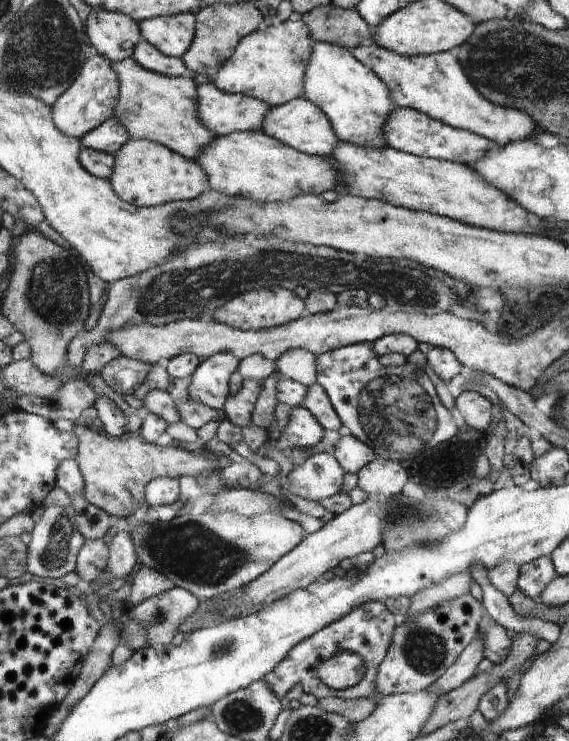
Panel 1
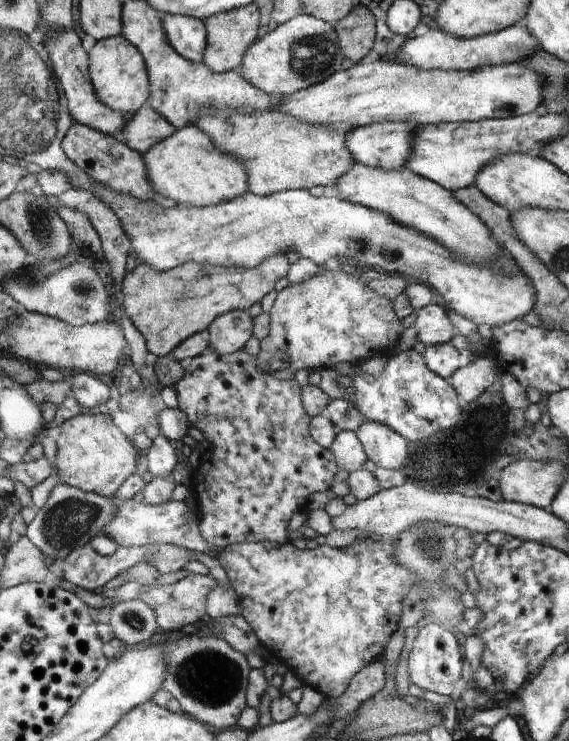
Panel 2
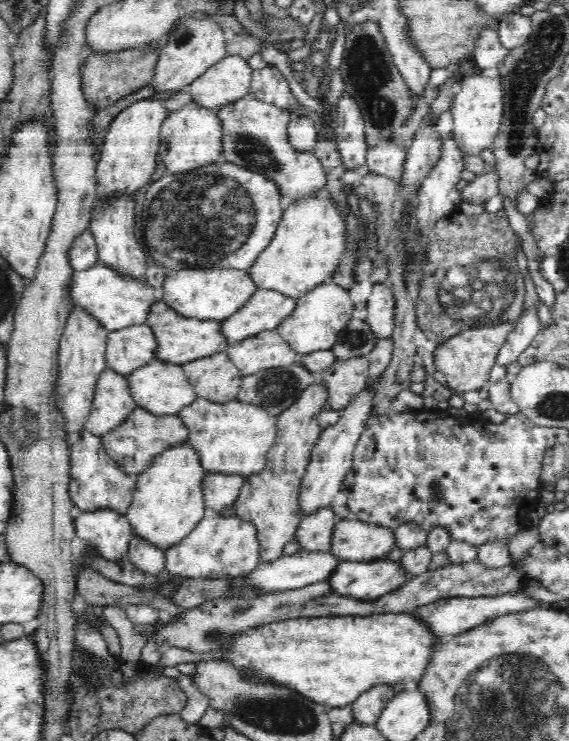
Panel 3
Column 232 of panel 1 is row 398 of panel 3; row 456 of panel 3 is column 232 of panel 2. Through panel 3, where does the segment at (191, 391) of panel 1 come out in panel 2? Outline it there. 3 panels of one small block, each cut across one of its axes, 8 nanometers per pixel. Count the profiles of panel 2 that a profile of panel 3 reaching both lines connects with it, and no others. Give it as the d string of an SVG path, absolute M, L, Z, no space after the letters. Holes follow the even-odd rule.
M249 311L222 313L208 326L209 350L218 355L241 351L253 335L253 318Z

